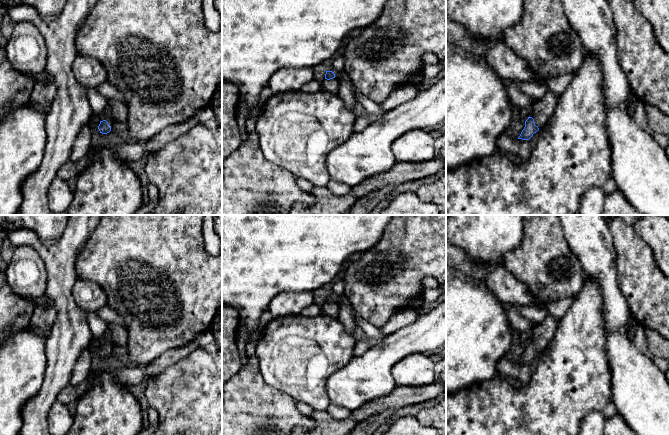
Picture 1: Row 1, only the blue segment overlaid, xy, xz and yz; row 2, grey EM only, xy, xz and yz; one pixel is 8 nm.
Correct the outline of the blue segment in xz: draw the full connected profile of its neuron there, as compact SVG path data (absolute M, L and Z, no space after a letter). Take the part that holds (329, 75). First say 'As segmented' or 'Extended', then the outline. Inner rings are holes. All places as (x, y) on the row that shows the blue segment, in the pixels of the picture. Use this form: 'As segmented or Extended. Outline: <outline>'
Extended. Outline: M326 71L325 79L321 82L321 84L322 90L332 94L337 94L339 90L339 82L332 71Z

